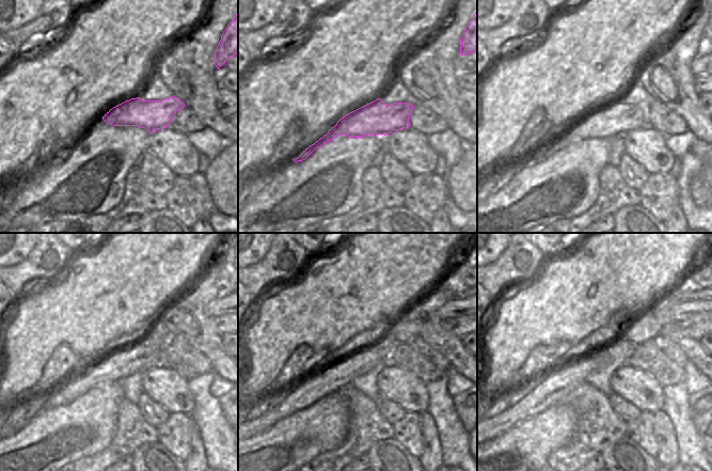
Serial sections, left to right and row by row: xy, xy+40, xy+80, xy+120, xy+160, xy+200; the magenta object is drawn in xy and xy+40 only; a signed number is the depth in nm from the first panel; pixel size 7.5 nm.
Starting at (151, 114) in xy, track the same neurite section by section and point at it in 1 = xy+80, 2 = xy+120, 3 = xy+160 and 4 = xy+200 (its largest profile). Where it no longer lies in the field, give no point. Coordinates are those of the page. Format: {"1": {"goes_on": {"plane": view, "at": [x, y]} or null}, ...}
{"1": {"goes_on": {"plane": "xy+80", "at": [617, 118]}}, "2": {"goes_on": {"plane": "xy+120", "at": [120, 364]}}, "3": {"goes_on": {"plane": "xy+160", "at": [330, 378]}}, "4": {"goes_on": {"plane": "xy+200", "at": [562, 380]}}}

